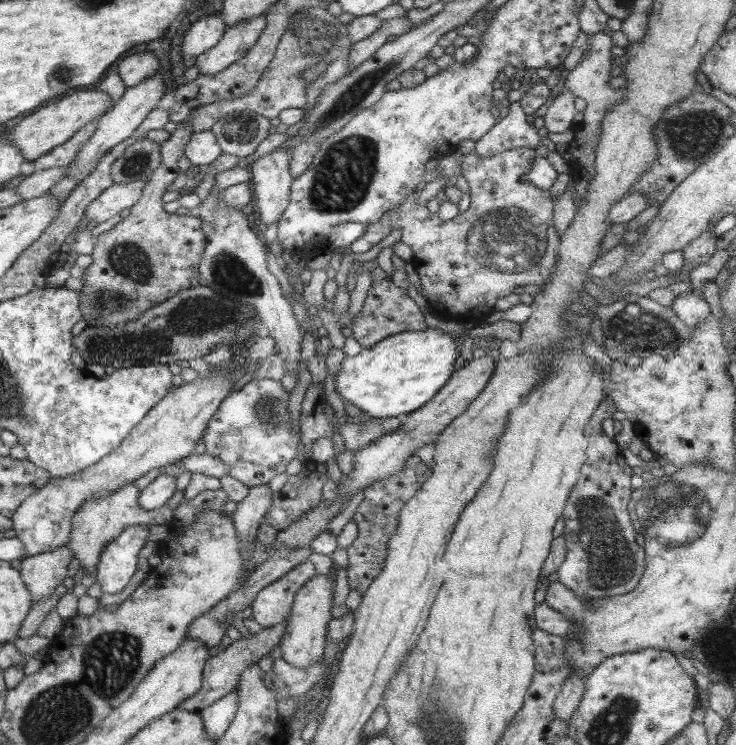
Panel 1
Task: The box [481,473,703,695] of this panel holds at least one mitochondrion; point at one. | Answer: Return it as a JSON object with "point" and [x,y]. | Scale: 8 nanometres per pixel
{"point":[607,546]}

